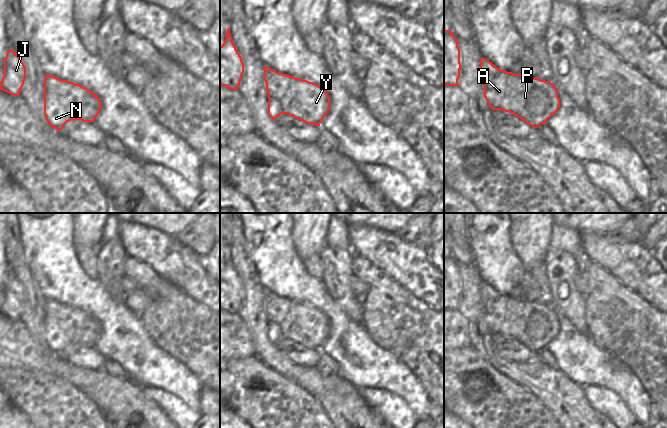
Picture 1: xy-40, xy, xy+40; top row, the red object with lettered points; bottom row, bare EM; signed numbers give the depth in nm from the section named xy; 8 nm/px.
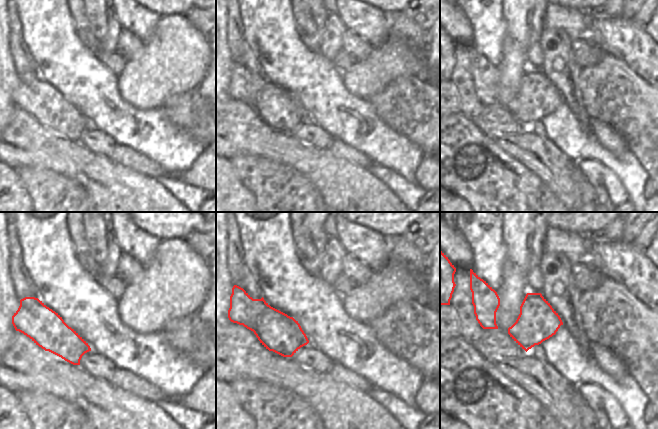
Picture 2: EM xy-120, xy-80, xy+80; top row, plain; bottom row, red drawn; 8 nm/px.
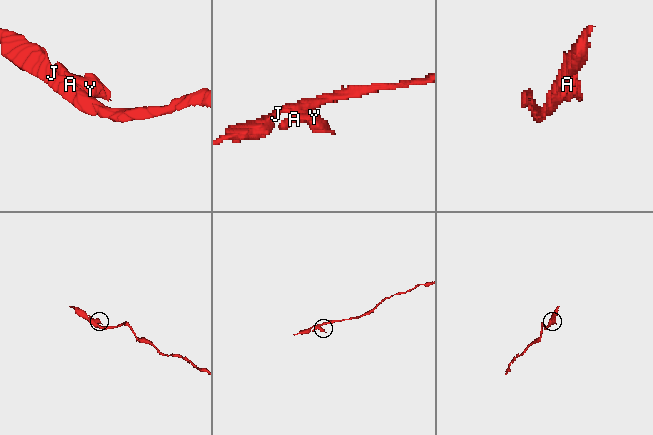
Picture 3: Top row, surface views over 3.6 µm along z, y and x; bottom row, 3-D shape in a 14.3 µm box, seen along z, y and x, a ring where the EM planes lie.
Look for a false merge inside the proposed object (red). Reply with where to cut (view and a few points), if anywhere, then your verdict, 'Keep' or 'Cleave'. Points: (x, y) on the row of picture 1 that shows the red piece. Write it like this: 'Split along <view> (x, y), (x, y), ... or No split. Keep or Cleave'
Split along xy-40 (44, 93), (53, 93), (72, 119). Cleave

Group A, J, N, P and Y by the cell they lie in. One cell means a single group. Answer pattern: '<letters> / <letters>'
A P Y / J N

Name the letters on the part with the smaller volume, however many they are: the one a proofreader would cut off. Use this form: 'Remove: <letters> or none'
Remove: A, P, Y

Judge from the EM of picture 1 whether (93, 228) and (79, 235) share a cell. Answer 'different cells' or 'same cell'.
same cell

